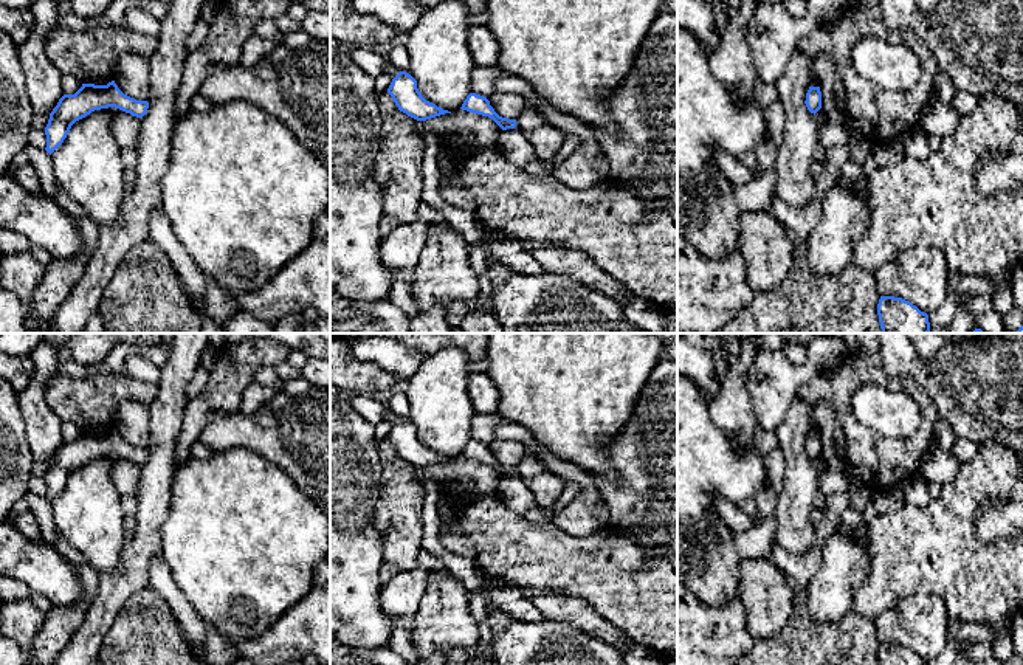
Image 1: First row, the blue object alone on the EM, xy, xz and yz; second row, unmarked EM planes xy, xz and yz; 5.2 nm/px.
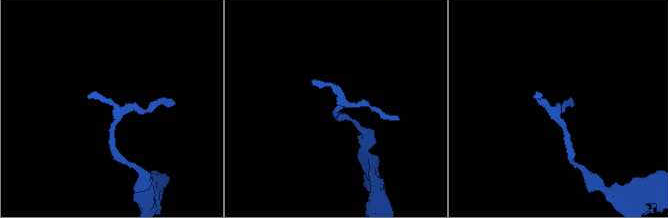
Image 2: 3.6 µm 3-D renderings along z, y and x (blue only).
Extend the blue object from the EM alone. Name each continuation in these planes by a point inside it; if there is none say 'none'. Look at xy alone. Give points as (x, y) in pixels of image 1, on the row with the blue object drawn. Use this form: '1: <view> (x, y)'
none

